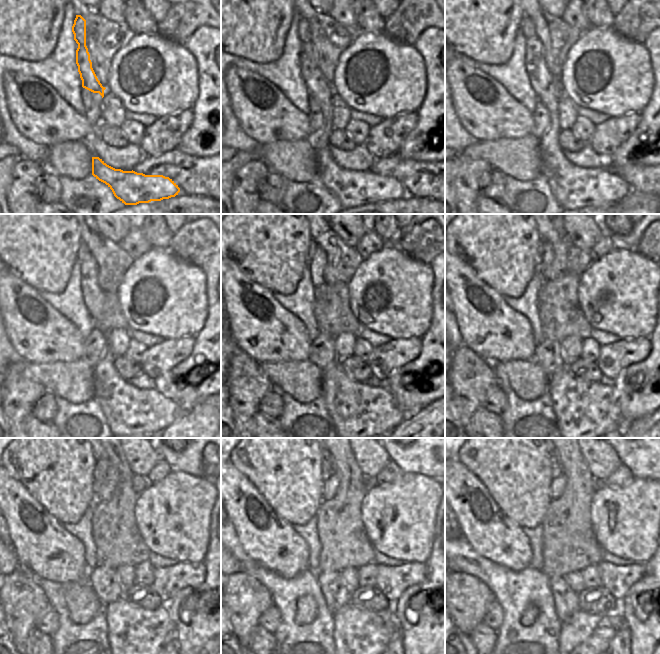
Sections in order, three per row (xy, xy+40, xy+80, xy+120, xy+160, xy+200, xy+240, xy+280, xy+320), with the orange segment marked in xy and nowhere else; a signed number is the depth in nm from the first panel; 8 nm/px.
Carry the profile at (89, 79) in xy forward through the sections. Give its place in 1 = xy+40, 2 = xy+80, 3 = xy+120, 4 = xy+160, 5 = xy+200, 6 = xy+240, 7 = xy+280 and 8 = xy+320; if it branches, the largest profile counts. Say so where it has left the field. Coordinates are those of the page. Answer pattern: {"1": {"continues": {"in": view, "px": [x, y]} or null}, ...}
{"1": {"continues": {"in": "xy+40", "px": [352, 188]}}, "2": {"continues": {"in": "xy+80", "px": [574, 187]}}, "3": {"continues": {"in": "xy+120", "px": [128, 410]}}, "4": {"continues": {"in": "xy+160", "px": [360, 413]}}, "5": {"continues": {"in": "xy+200", "px": [586, 411]}}, "6": {"continues": {"in": "xy+240", "px": [137, 636]}}, "7": {"continues": {"in": "xy+280", "px": [360, 636]}}, "8": {"continues": {"in": "xy+320", "px": [584, 636]}}}

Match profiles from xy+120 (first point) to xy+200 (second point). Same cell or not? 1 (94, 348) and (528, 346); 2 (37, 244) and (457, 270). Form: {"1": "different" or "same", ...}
{"1": "different", "2": "different"}

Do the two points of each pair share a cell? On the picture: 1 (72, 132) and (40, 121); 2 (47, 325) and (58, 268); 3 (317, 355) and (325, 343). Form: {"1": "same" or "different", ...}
{"1": "same", "2": "different", "3": "same"}

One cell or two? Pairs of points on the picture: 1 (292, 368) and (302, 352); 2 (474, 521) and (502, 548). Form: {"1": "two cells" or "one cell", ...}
{"1": "two cells", "2": "one cell"}

